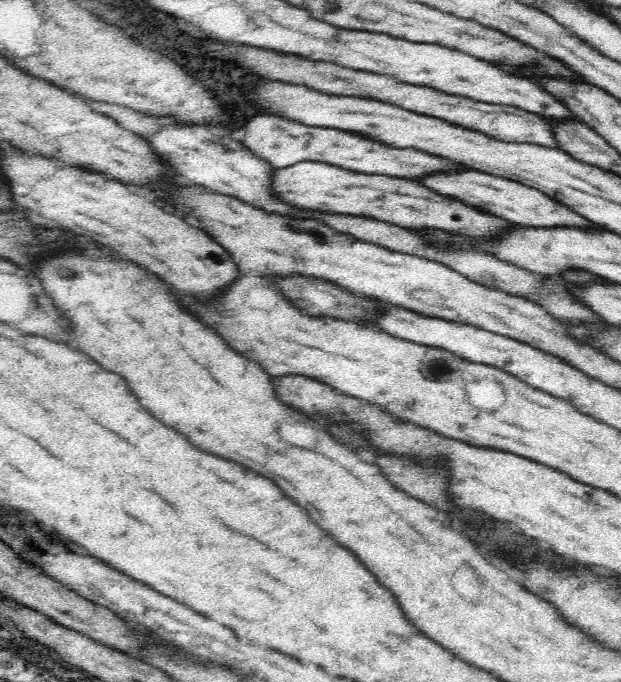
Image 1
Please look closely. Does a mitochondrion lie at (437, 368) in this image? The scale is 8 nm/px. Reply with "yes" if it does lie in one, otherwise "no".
yes

